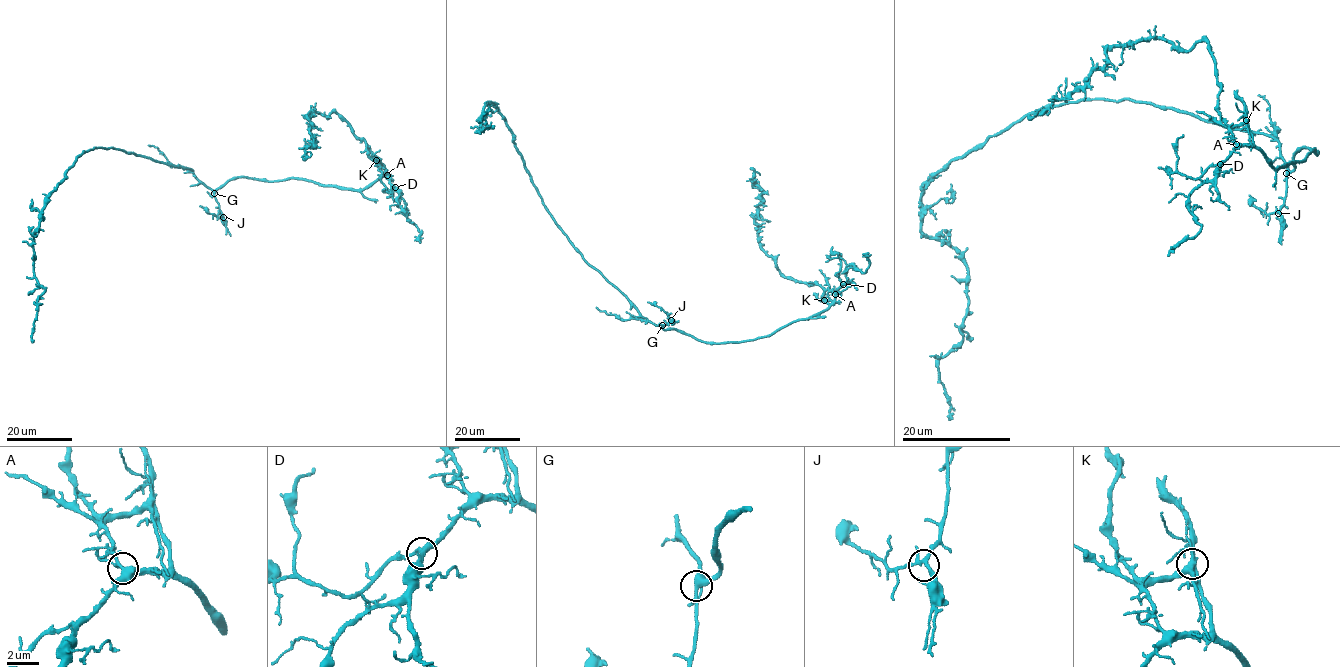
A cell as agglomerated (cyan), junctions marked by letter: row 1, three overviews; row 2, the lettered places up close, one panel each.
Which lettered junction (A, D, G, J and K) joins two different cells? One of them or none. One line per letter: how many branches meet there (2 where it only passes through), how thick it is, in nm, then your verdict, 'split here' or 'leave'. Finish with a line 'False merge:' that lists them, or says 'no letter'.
A: branches 5; calibre 360 nm; leave
D: branches 4; calibre 300 nm; leave
G: branches 4; calibre 360 nm; leave
J: branches 4; calibre 240 nm; leave
K: branches 5; calibre 400 nm; split here
False merge: K

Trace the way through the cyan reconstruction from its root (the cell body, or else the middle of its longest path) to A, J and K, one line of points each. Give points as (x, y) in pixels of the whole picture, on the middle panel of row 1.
A: (644, 320), (709, 343), (743, 342), (819, 315), (835, 294)
J: (644, 320), (661, 325), (671, 320)
K: (644, 320), (709, 343), (743, 342), (824, 311), (830, 305), (825, 300)

